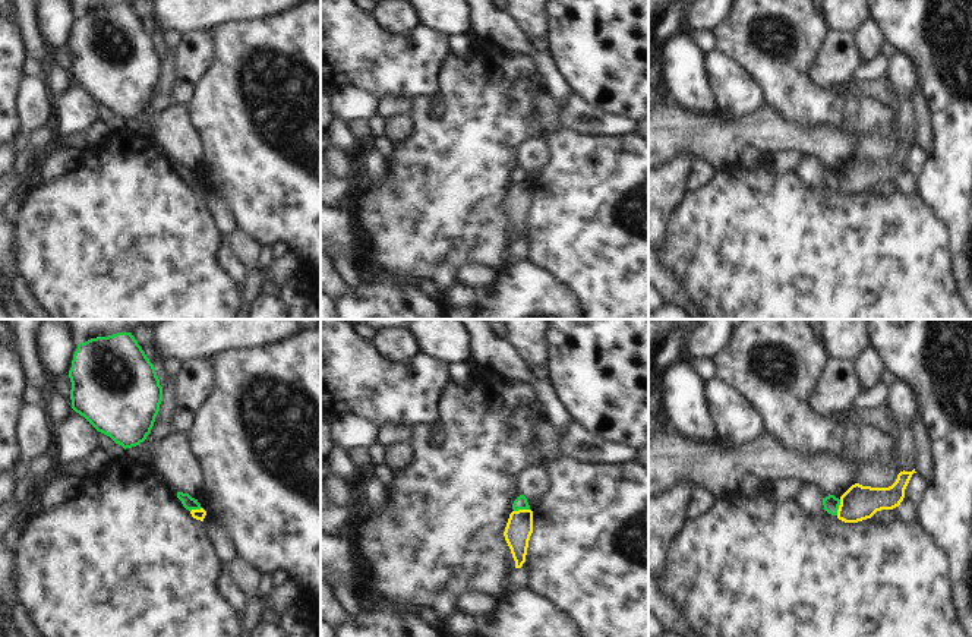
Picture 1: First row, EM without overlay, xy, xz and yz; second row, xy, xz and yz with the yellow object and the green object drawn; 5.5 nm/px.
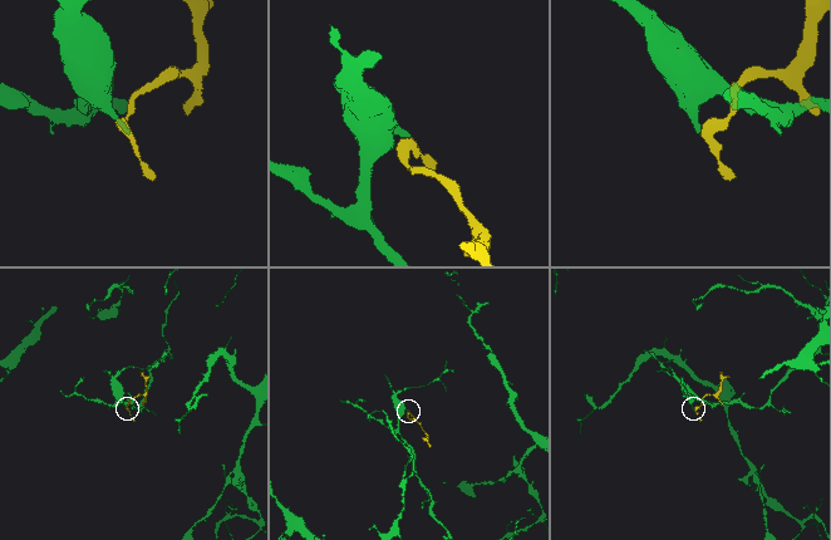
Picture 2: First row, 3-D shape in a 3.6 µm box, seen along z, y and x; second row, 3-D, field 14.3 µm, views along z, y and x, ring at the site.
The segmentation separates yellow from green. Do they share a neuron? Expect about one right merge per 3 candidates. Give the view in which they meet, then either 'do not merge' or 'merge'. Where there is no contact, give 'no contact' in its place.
meets yellow in xz; do not merge

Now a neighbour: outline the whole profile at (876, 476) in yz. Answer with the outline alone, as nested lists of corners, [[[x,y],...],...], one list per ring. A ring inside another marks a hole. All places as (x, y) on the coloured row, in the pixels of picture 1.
[[[871,464],[861,469],[855,483],[871,488],[889,488],[896,482],[896,479],[897,474],[894,474],[891,470],[883,466]]]

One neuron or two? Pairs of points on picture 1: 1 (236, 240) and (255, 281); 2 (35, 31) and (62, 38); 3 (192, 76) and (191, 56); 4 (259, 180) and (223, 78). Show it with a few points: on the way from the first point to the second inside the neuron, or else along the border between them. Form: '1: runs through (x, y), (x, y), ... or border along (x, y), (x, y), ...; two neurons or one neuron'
1: runs through (246, 251), (251, 271); one neuron
2: border along (38, 15), (41, 31), (51, 47); two neurons
3: runs through (192, 72), (192, 60); one neuron
4: runs through (259, 155), (259, 142), (248, 125), (240, 103); one neuron

